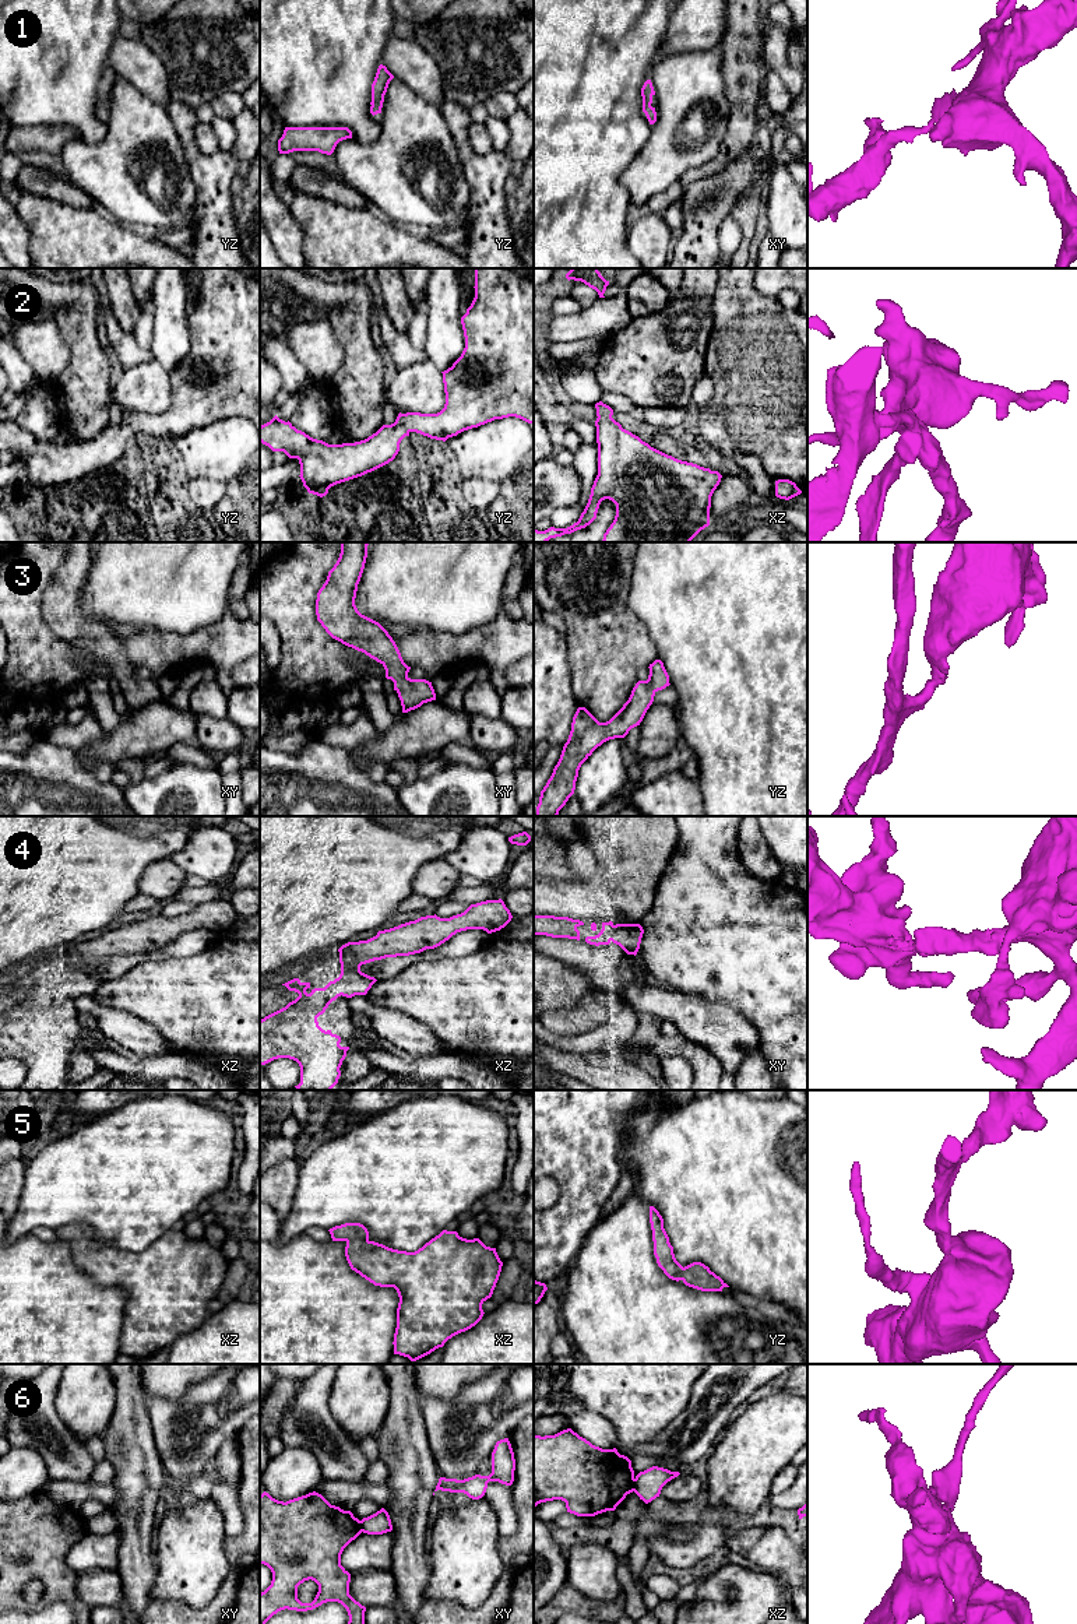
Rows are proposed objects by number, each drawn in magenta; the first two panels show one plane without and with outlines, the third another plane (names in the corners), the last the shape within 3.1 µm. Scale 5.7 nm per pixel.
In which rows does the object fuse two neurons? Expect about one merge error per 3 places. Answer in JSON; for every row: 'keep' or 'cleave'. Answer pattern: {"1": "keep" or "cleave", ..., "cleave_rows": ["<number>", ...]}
{"1": "keep", "2": "keep", "3": "keep", "4": "keep", "5": "keep", "6": "cleave", "cleave_rows": ["6"]}

